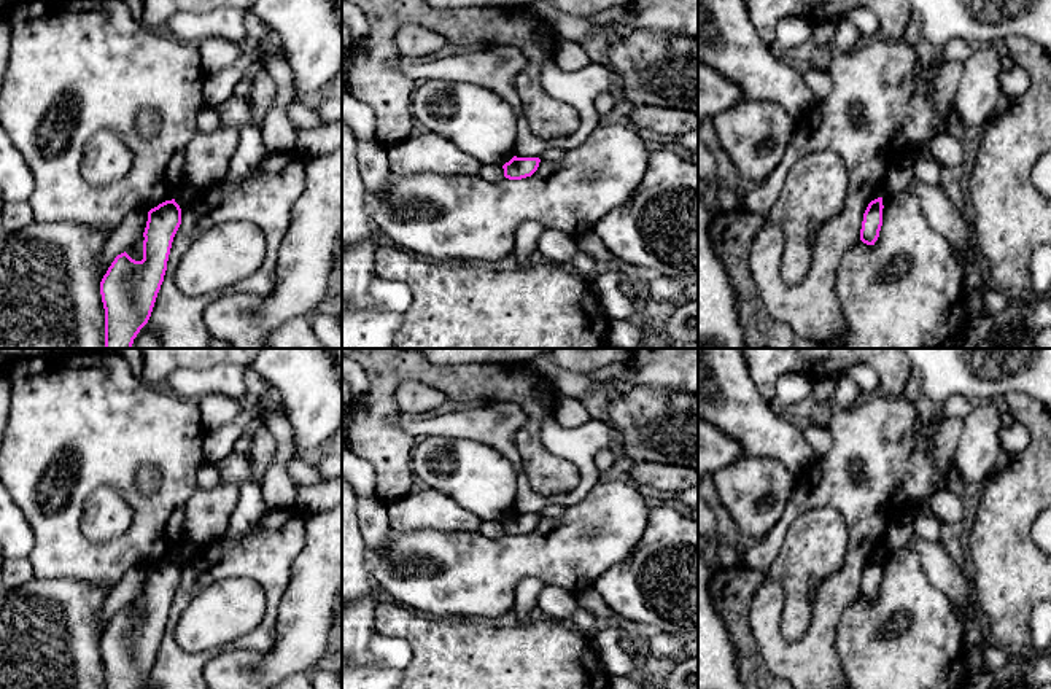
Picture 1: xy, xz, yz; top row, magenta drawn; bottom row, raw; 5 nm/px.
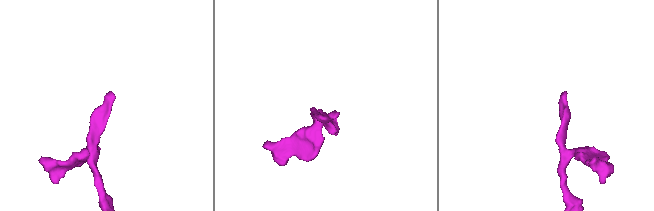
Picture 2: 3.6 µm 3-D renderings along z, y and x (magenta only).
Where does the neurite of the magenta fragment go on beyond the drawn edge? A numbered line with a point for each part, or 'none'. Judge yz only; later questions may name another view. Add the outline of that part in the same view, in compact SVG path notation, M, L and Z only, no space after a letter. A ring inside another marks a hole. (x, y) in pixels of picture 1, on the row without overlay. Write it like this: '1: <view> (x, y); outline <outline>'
none

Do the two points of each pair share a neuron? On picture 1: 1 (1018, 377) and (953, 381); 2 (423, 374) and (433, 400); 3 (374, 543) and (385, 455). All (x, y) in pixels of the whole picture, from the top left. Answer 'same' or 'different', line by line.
1: same
2: different
3: different

